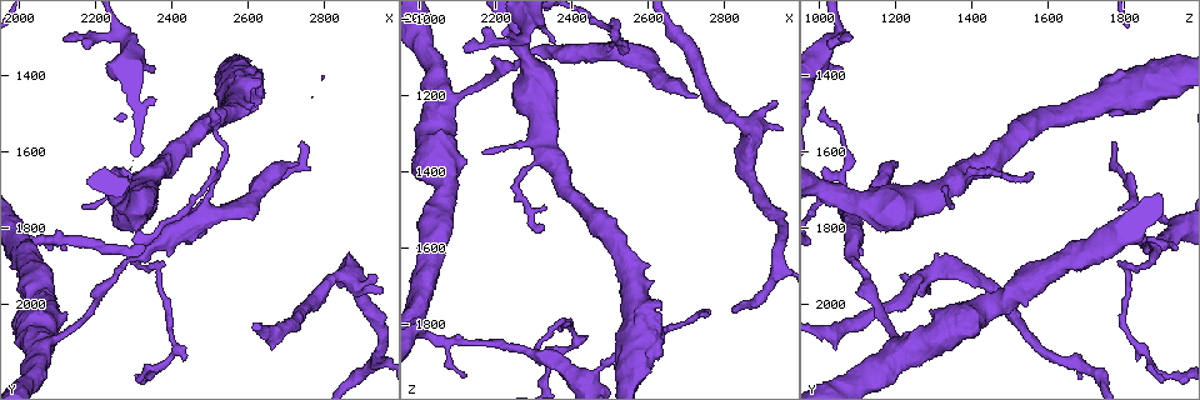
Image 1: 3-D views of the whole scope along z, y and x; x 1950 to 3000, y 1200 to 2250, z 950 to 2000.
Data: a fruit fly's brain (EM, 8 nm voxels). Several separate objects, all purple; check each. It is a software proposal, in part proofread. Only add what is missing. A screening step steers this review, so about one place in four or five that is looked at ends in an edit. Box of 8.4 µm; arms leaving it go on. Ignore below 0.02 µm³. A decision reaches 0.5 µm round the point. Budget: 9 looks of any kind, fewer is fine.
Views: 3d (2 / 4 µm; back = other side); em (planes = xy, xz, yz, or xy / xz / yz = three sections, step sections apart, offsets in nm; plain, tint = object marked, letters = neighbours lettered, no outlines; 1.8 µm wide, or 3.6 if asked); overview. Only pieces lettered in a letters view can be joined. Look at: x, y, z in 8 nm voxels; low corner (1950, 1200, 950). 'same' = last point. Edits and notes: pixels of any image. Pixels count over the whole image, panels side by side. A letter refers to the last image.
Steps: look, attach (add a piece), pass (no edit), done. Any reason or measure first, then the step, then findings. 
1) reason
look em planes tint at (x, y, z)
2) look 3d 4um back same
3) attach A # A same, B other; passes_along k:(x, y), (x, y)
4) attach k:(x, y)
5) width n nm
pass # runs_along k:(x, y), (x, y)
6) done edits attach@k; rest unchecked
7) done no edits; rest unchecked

branch stops here
look em planes letters at (2350, 1375, 1065)

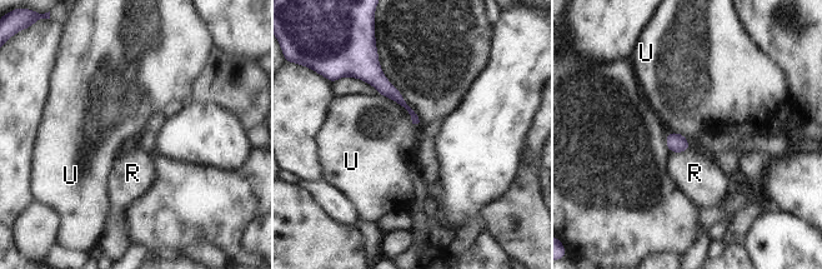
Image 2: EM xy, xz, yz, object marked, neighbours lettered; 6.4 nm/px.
pass # R other, U other; border 2:(668, 131), (676, 131), (685, 137); no lettered piece goes on from it

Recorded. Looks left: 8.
look 3d 2um back at (2330, 1665, 1550)

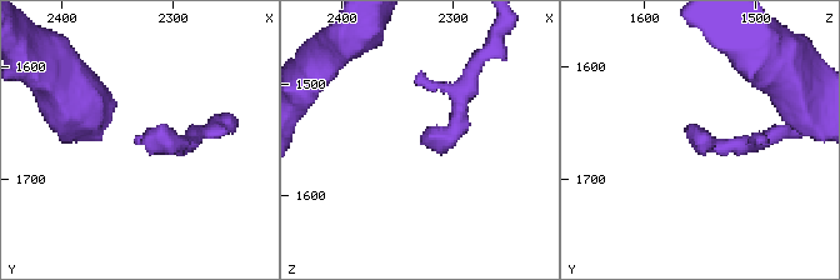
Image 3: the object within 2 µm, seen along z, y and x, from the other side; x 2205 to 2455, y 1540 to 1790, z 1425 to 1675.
look em planes letters at (2330, 1664, 1546)

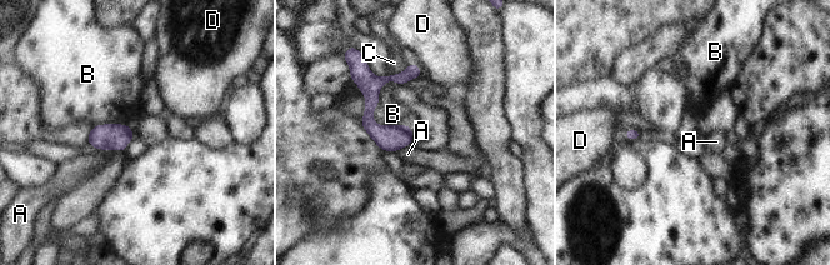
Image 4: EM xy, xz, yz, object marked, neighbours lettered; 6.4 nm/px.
width 160 nm
pass # A other, B other, C other, D other; runs_along 4:(368, 76), (369, 121), (408, 141); no lettered piece goes on from it

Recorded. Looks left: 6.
an open end
look em yz step 16 letters at (2735, 1635, 1205)

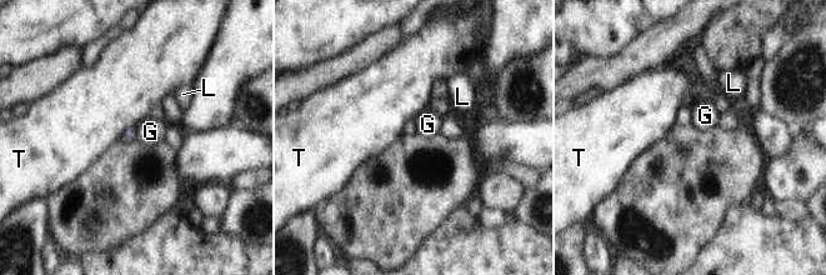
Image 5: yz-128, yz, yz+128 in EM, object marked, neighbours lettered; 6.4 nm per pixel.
look em planes letters same

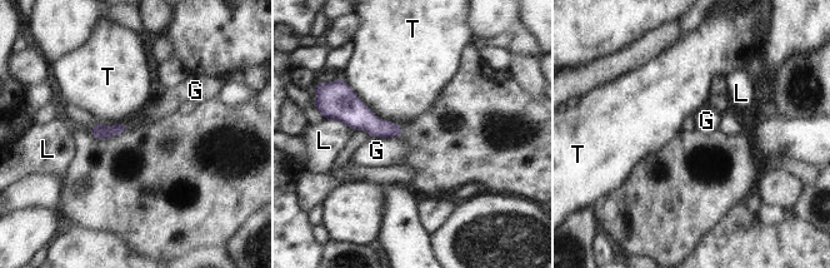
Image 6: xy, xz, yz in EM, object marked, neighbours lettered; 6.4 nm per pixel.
pass # G other, L other, T other; border 6:(371, 135), (398, 138); no lettered piece goes on from it

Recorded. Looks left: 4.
branch stops here
look em xz step 8 letters at (2120, 1300, 1075)

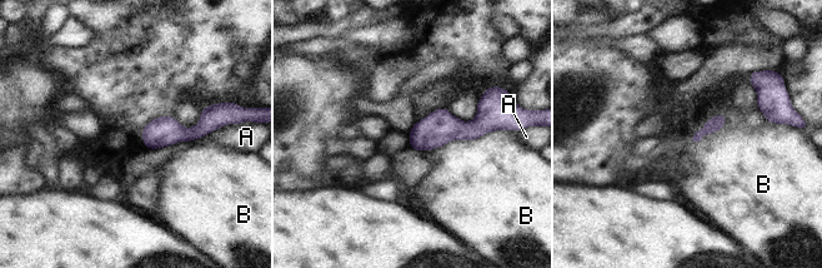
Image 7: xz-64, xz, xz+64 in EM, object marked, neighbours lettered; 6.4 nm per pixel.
pass # A other, B other; border 7:(725, 114), (711, 117), (691, 140); none of them fits

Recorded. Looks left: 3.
done no edits; rest unchecked

